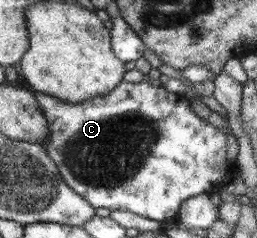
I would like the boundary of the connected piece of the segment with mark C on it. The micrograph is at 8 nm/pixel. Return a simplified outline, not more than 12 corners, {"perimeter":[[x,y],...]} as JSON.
{"perimeter":[[163,85],[34,92],[45,150],[97,210],[163,222],[235,173]]}

